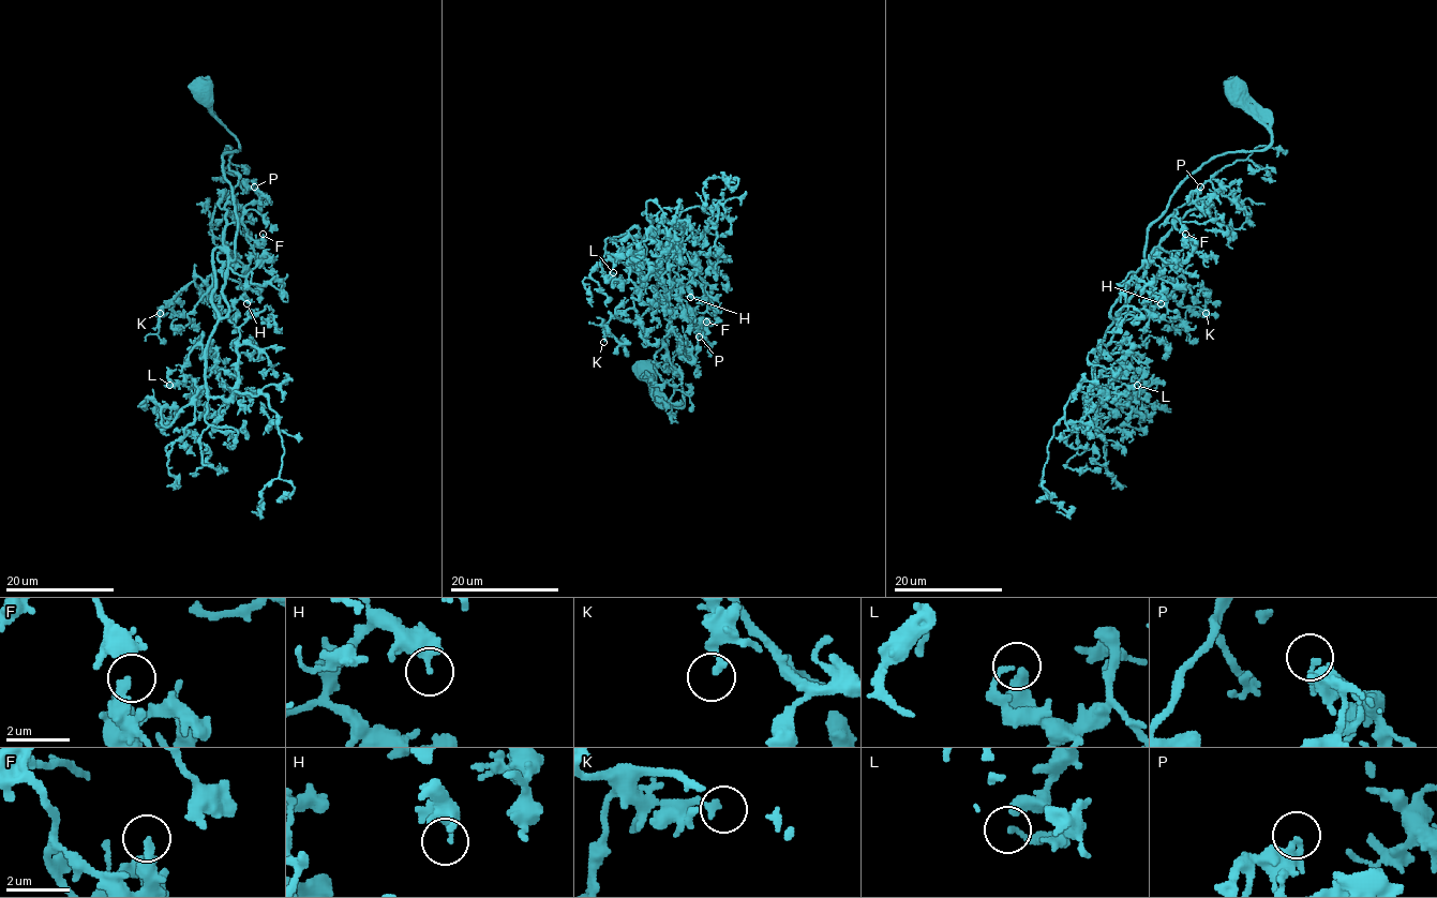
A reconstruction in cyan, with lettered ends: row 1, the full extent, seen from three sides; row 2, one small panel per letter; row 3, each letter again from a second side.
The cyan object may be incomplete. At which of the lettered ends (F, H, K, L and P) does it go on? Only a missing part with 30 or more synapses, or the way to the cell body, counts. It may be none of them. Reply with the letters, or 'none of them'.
none of them

